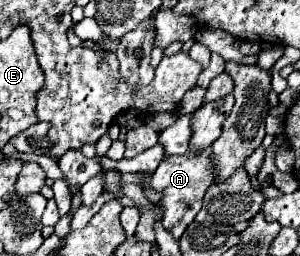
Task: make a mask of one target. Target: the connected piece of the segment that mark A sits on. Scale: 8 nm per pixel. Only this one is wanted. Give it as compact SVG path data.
M172 155L164 159L154 175L150 177L150 189L160 193L162 199L156 203L162 209L162 225L176 239L184 233L184 229L194 221L196 213L202 207L202 197L210 187L210 167L206 167L206 155Z

